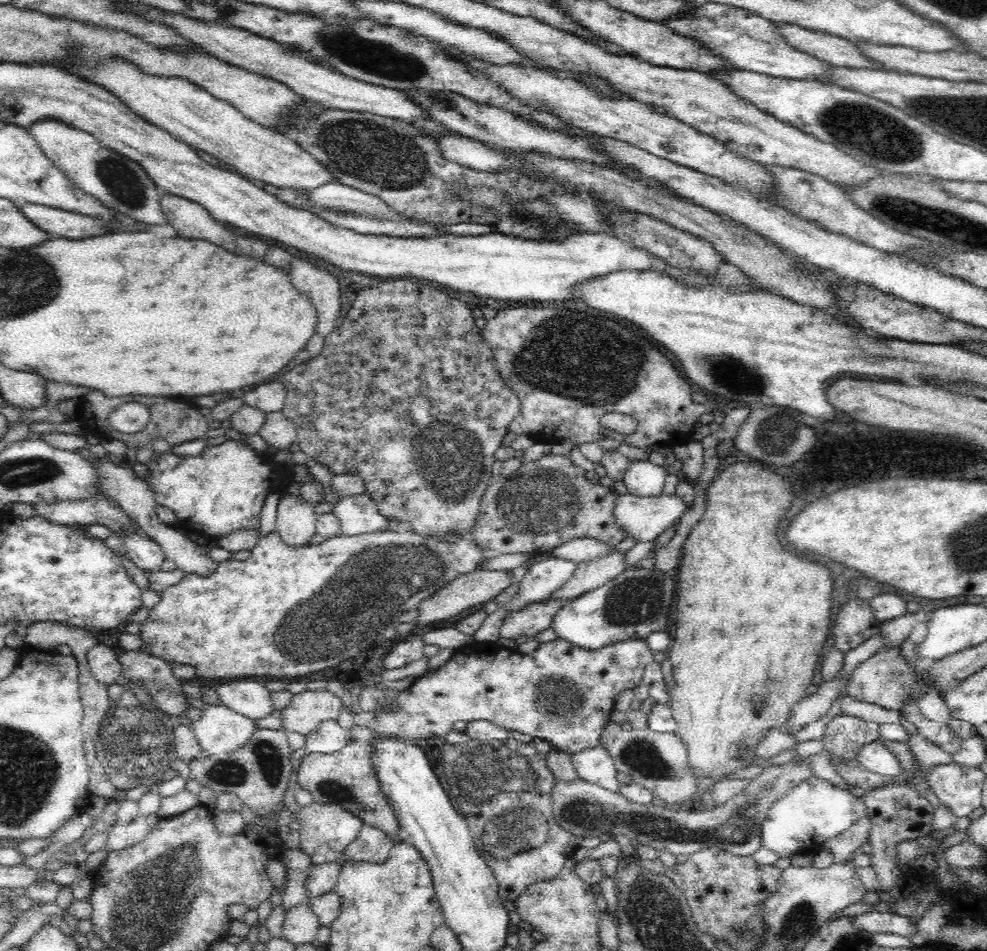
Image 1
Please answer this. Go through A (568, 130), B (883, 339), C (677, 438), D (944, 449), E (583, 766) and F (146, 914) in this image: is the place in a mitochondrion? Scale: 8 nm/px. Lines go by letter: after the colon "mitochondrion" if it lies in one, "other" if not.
A: other
B: other
C: other
D: other
E: other
F: mitochondrion

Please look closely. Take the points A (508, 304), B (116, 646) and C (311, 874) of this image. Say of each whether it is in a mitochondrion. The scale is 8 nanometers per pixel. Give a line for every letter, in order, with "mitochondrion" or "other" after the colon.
A: other
B: other
C: other

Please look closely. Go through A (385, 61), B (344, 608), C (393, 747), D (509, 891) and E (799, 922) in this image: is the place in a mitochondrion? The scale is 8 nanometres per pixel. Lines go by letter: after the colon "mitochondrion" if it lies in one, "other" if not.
A: mitochondrion
B: mitochondrion
C: other
D: other
E: mitochondrion

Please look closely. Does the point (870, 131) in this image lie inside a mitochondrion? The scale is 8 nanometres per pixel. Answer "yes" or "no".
yes

